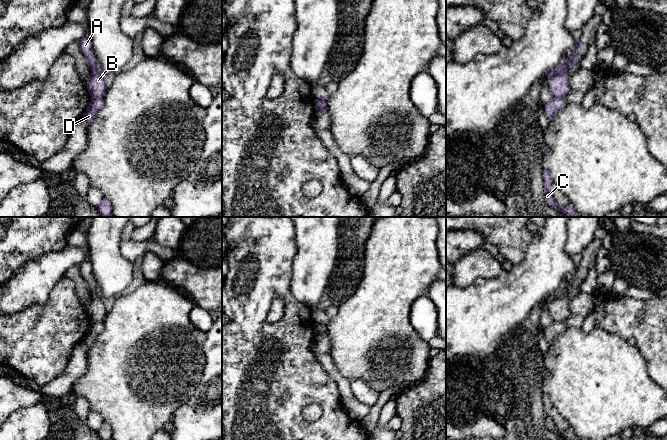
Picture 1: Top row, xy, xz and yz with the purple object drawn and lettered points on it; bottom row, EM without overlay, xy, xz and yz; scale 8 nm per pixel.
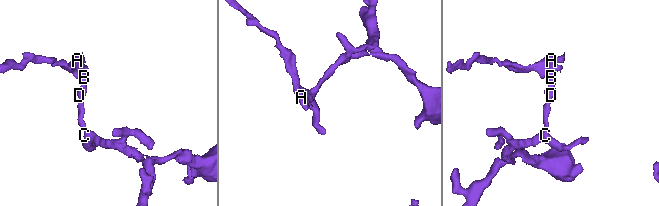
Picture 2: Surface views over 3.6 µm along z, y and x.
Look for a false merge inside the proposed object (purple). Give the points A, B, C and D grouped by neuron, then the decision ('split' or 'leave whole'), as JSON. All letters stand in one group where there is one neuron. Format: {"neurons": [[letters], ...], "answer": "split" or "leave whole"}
{"neurons": [["A", "B"], ["C", "D"]], "answer": "split"}

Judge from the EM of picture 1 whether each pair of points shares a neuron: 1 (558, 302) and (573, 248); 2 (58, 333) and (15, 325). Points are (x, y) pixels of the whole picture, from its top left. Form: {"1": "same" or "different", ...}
{"1": "different", "2": "same"}

